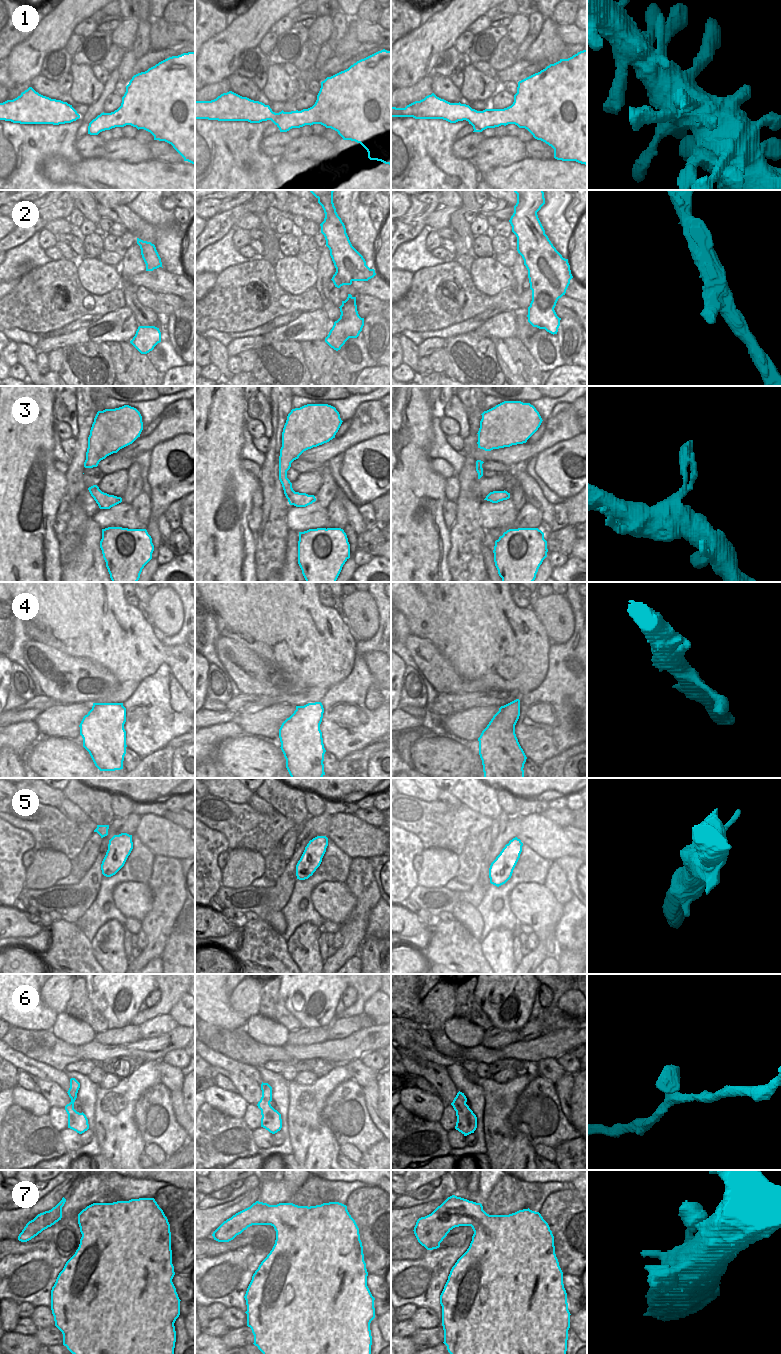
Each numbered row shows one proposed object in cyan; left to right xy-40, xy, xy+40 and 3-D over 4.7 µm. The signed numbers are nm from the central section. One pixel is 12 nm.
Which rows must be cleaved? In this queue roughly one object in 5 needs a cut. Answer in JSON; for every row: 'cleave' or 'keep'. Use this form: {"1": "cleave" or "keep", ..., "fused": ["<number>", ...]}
{"1": "keep", "2": "keep", "3": "keep", "4": "keep", "5": "keep", "6": "keep", "7": "keep", "fused": []}

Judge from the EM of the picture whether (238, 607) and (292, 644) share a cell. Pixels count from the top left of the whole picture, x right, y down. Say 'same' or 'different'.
same

